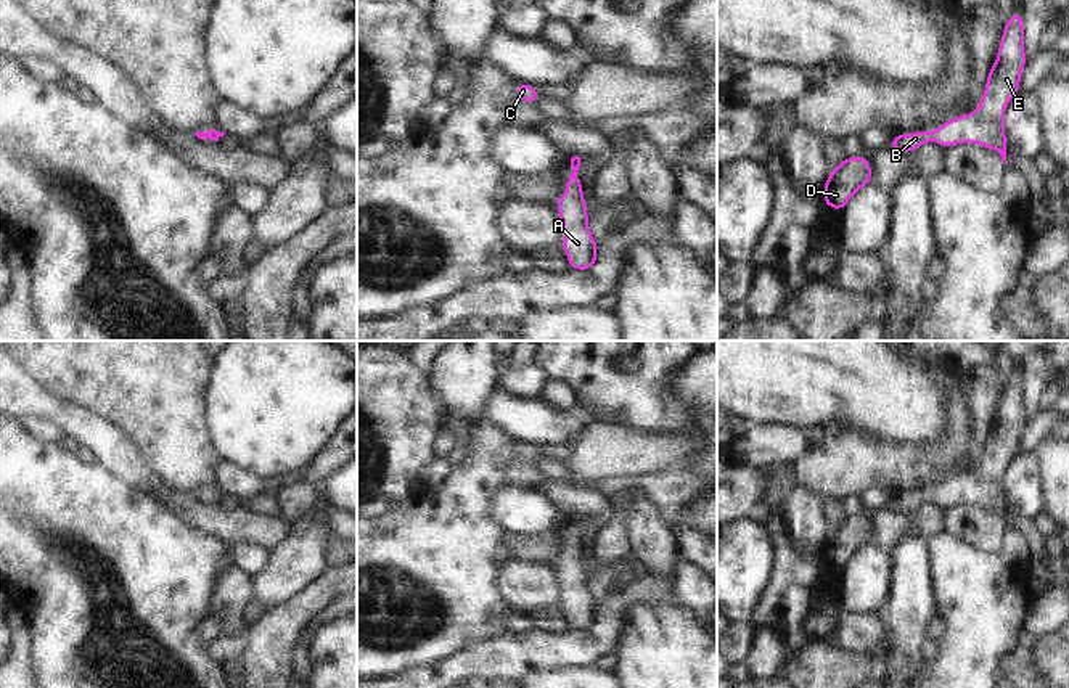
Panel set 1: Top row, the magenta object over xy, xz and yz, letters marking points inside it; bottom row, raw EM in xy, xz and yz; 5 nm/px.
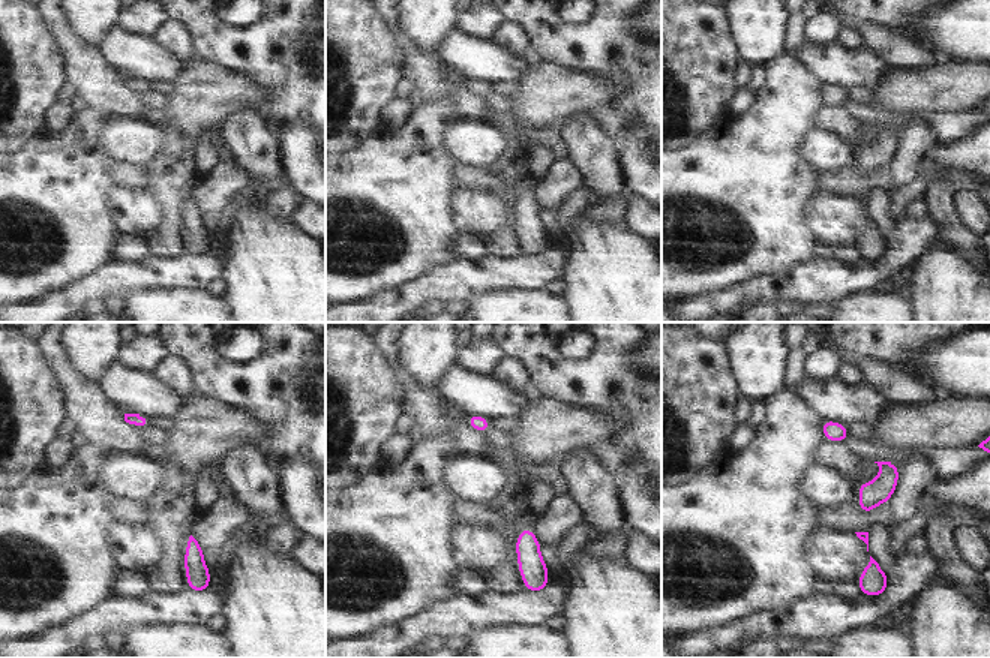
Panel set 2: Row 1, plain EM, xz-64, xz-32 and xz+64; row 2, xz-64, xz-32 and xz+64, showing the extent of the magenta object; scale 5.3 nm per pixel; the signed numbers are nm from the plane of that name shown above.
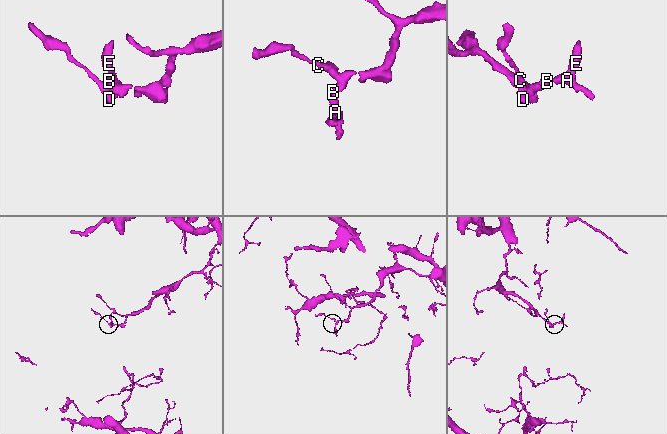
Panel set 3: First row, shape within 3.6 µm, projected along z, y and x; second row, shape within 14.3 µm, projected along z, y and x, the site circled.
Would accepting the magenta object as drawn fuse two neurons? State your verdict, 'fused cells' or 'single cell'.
single cell

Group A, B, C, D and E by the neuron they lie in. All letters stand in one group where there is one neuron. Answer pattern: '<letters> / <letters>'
A B C D E

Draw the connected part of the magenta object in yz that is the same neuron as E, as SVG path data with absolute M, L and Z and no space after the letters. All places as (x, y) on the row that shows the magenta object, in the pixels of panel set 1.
M1013 13L1005 24L997 61L989 69L977 109L944 122L934 132L918 130L910 135L894 133L889 148L897 153L916 153L921 145L932 140L944 149L971 141L995 149L1008 166L1005 109L1019 92L1021 74L1026 64L1024 16Z

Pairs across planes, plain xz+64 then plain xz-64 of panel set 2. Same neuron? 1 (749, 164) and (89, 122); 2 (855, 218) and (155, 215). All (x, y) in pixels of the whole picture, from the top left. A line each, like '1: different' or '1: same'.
1: same
2: same

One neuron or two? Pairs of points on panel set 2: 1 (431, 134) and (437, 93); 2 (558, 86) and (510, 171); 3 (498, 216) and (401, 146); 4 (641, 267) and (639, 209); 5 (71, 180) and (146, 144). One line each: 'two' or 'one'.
1: two
2: one
3: two
4: two
5: two

